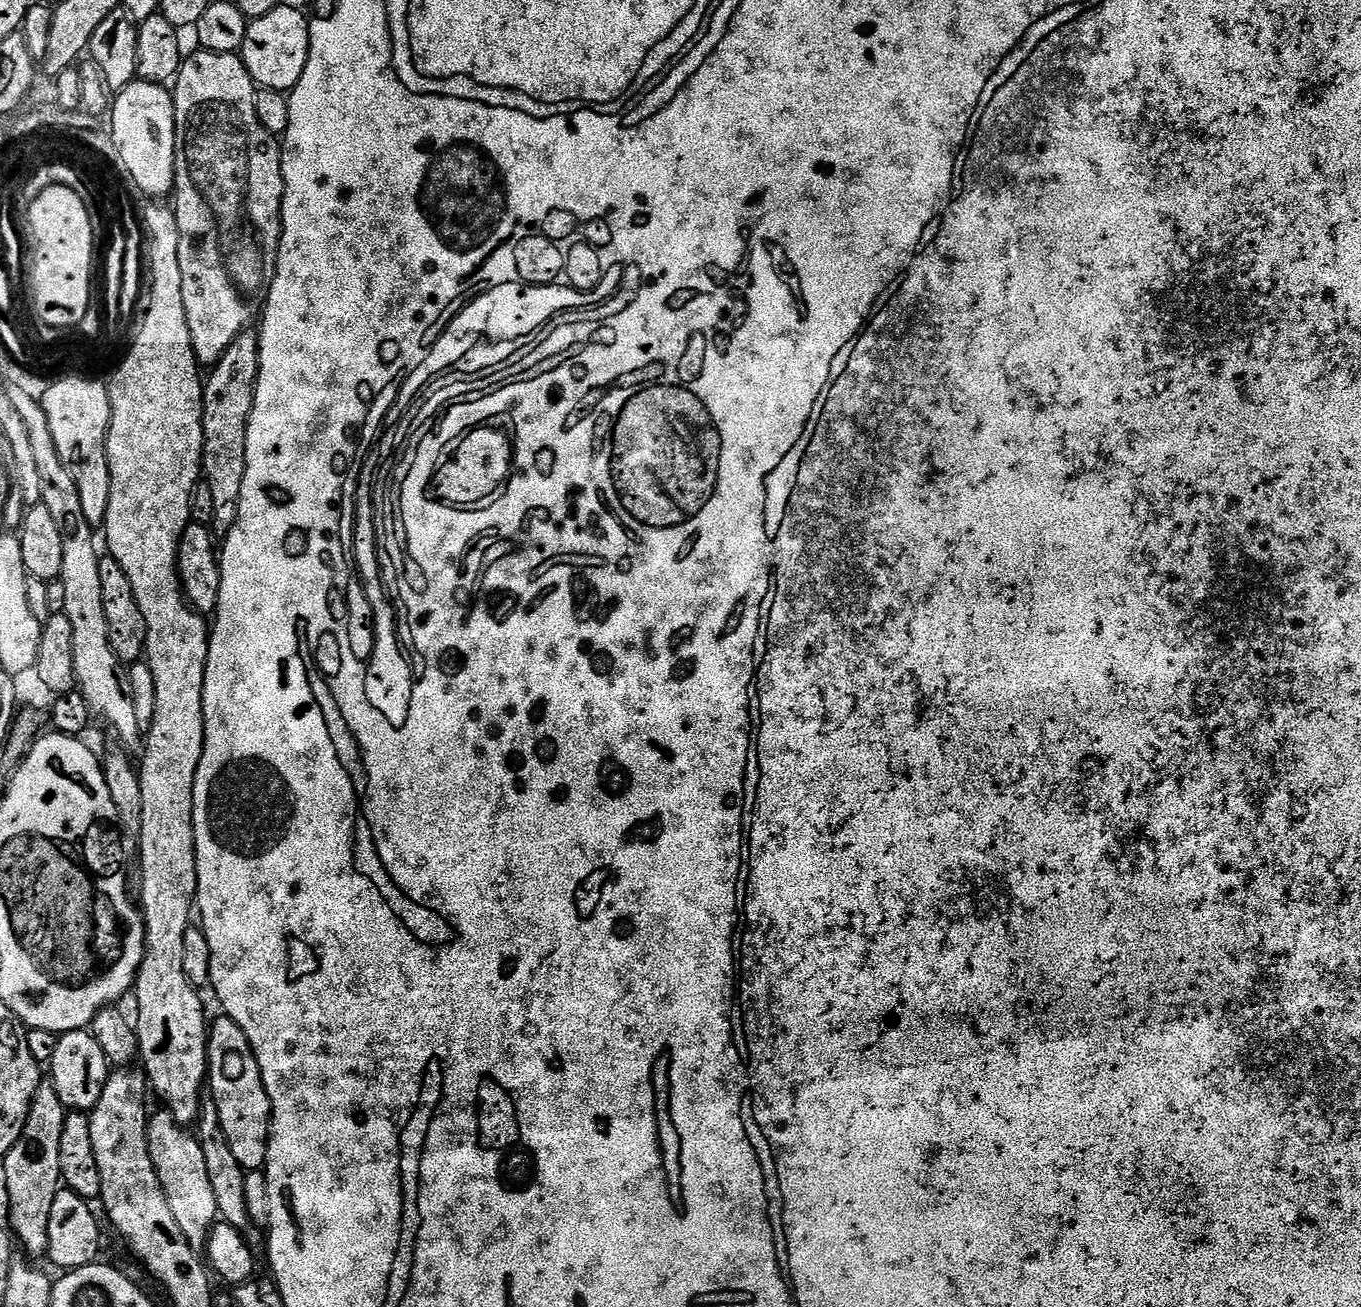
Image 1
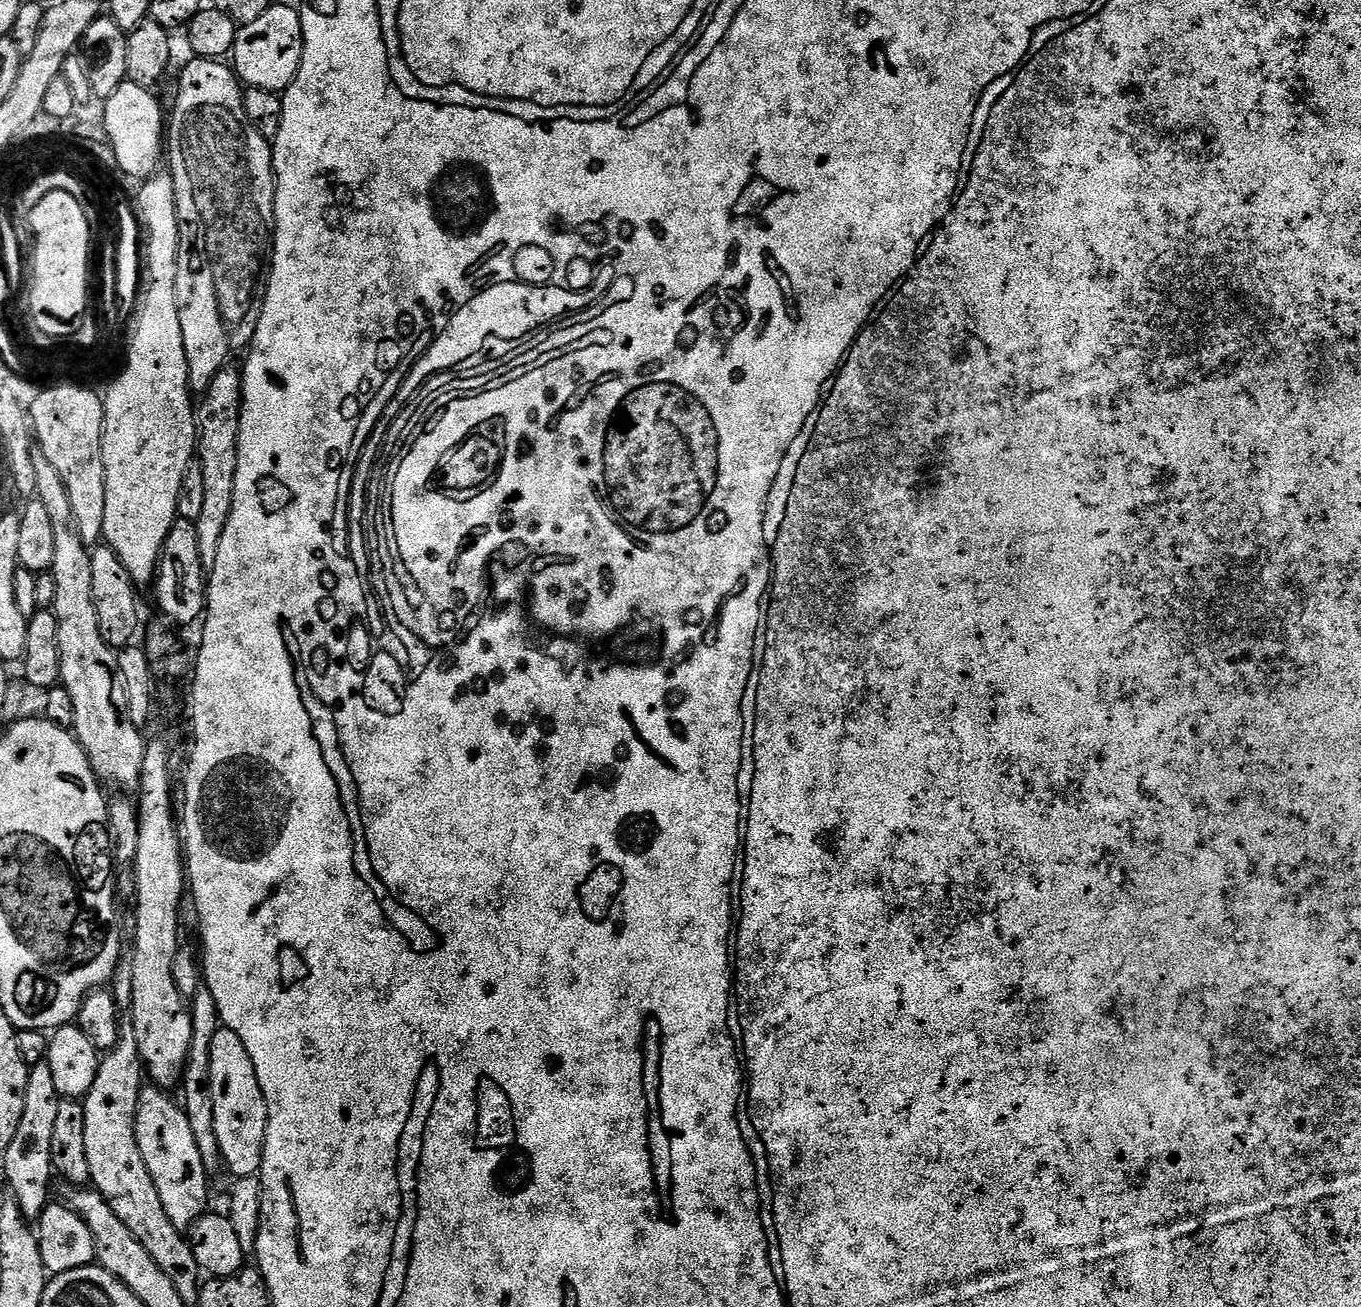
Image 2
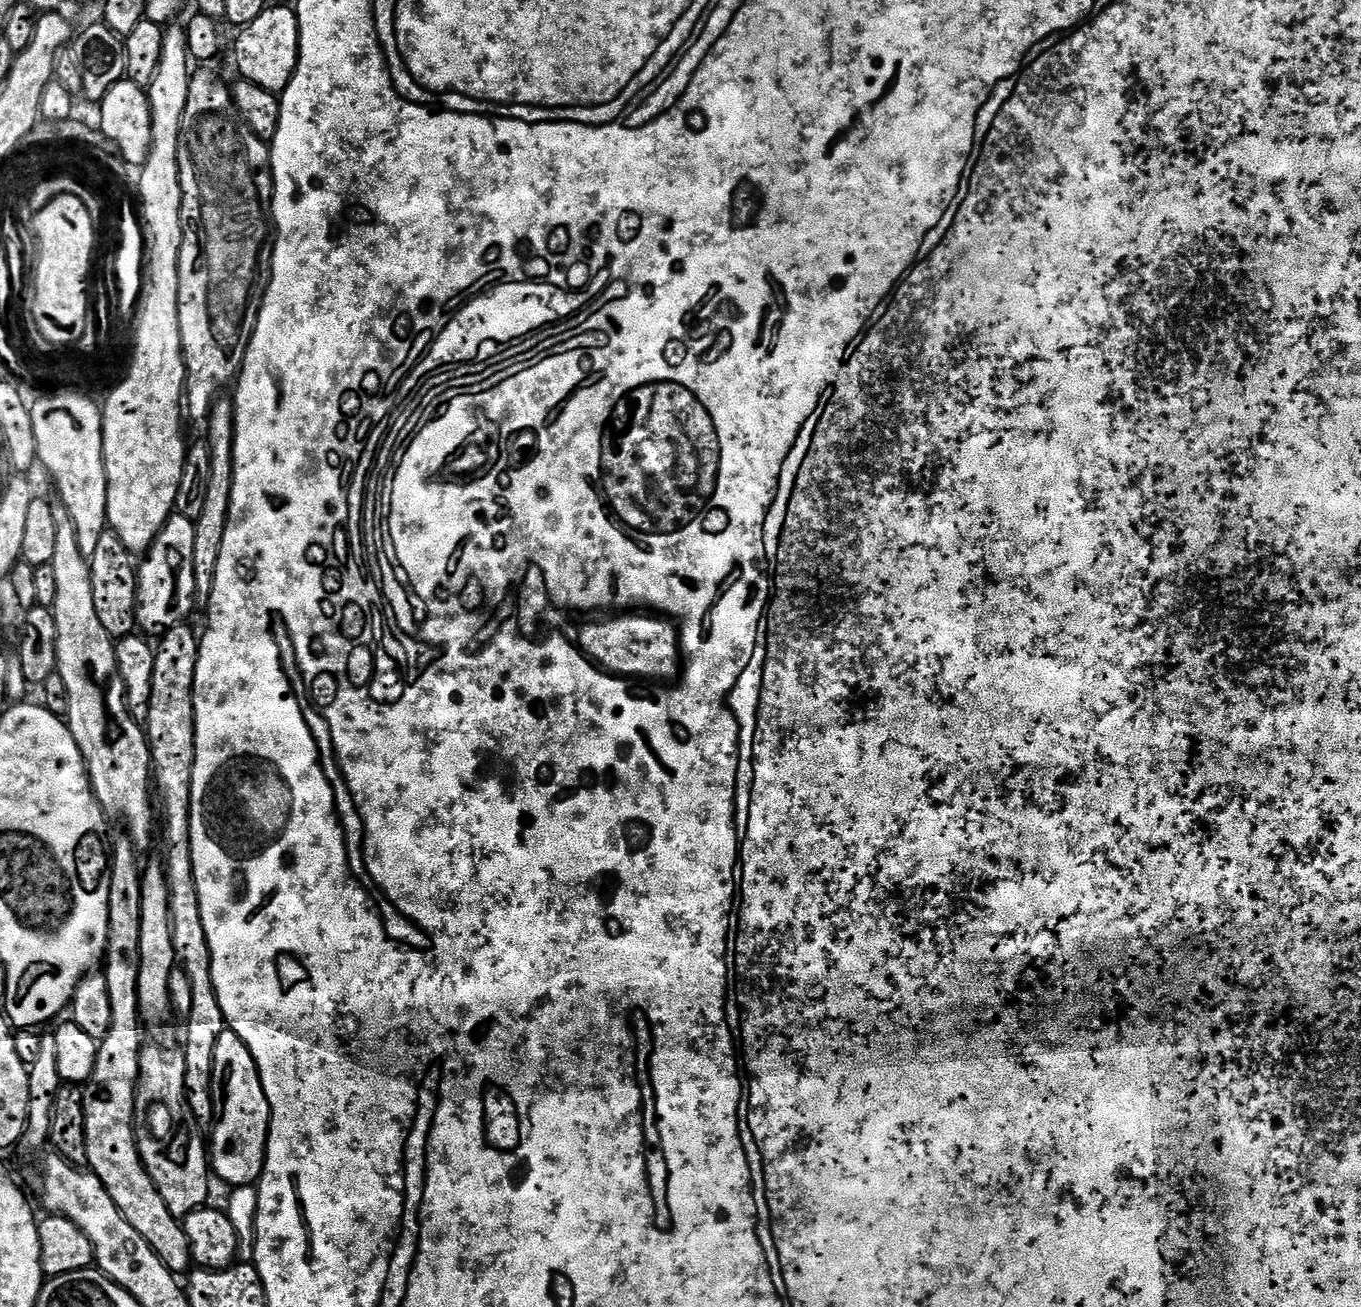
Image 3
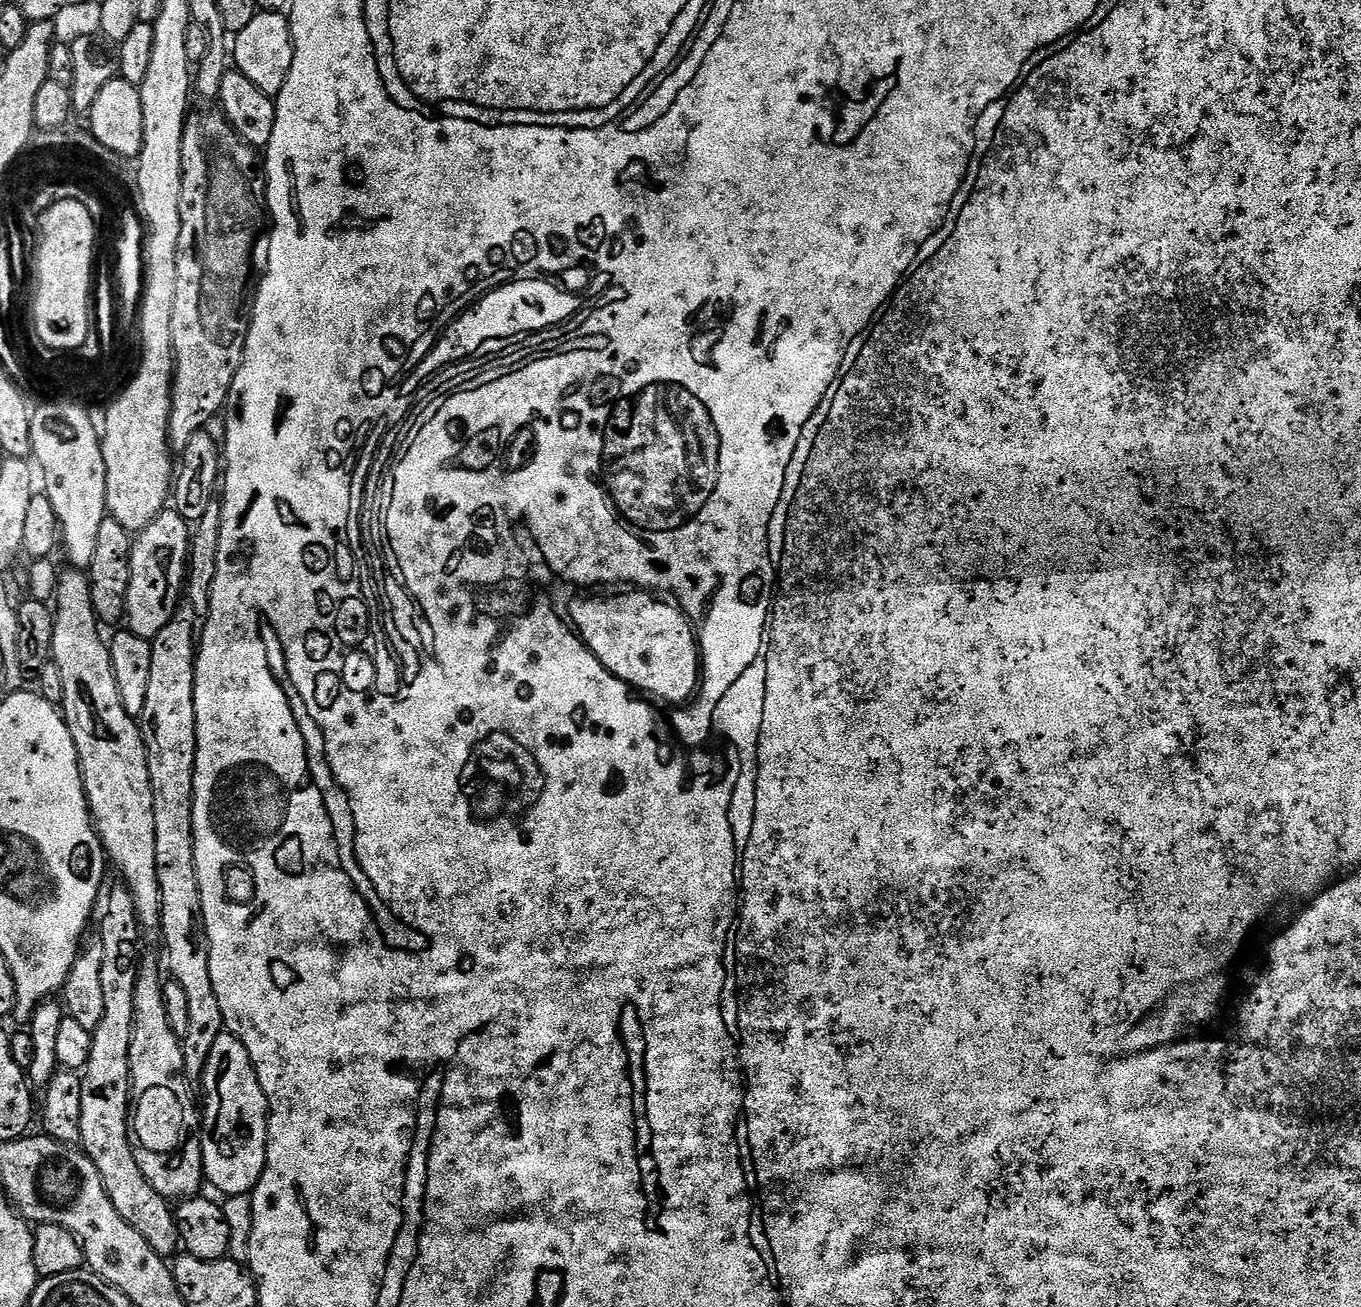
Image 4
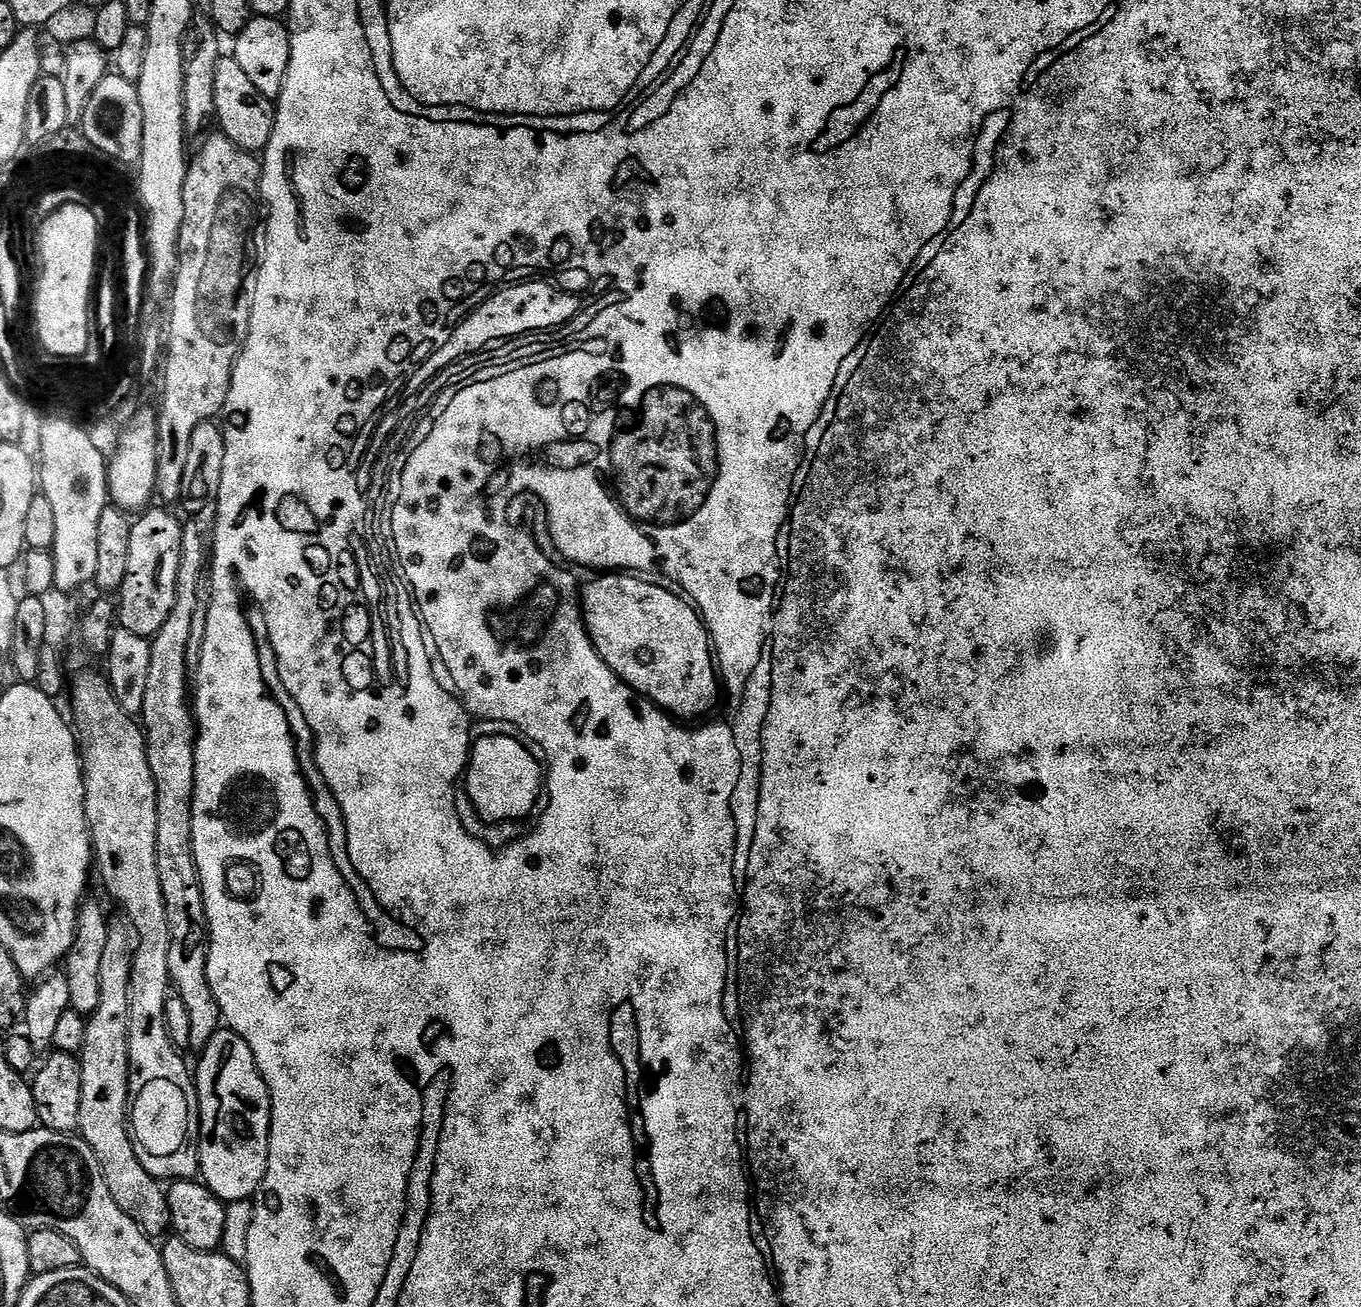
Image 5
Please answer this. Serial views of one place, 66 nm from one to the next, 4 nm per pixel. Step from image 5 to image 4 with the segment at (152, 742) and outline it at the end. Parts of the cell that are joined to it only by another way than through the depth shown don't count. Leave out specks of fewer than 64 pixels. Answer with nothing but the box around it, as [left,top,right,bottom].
[138,614,226,1079]

